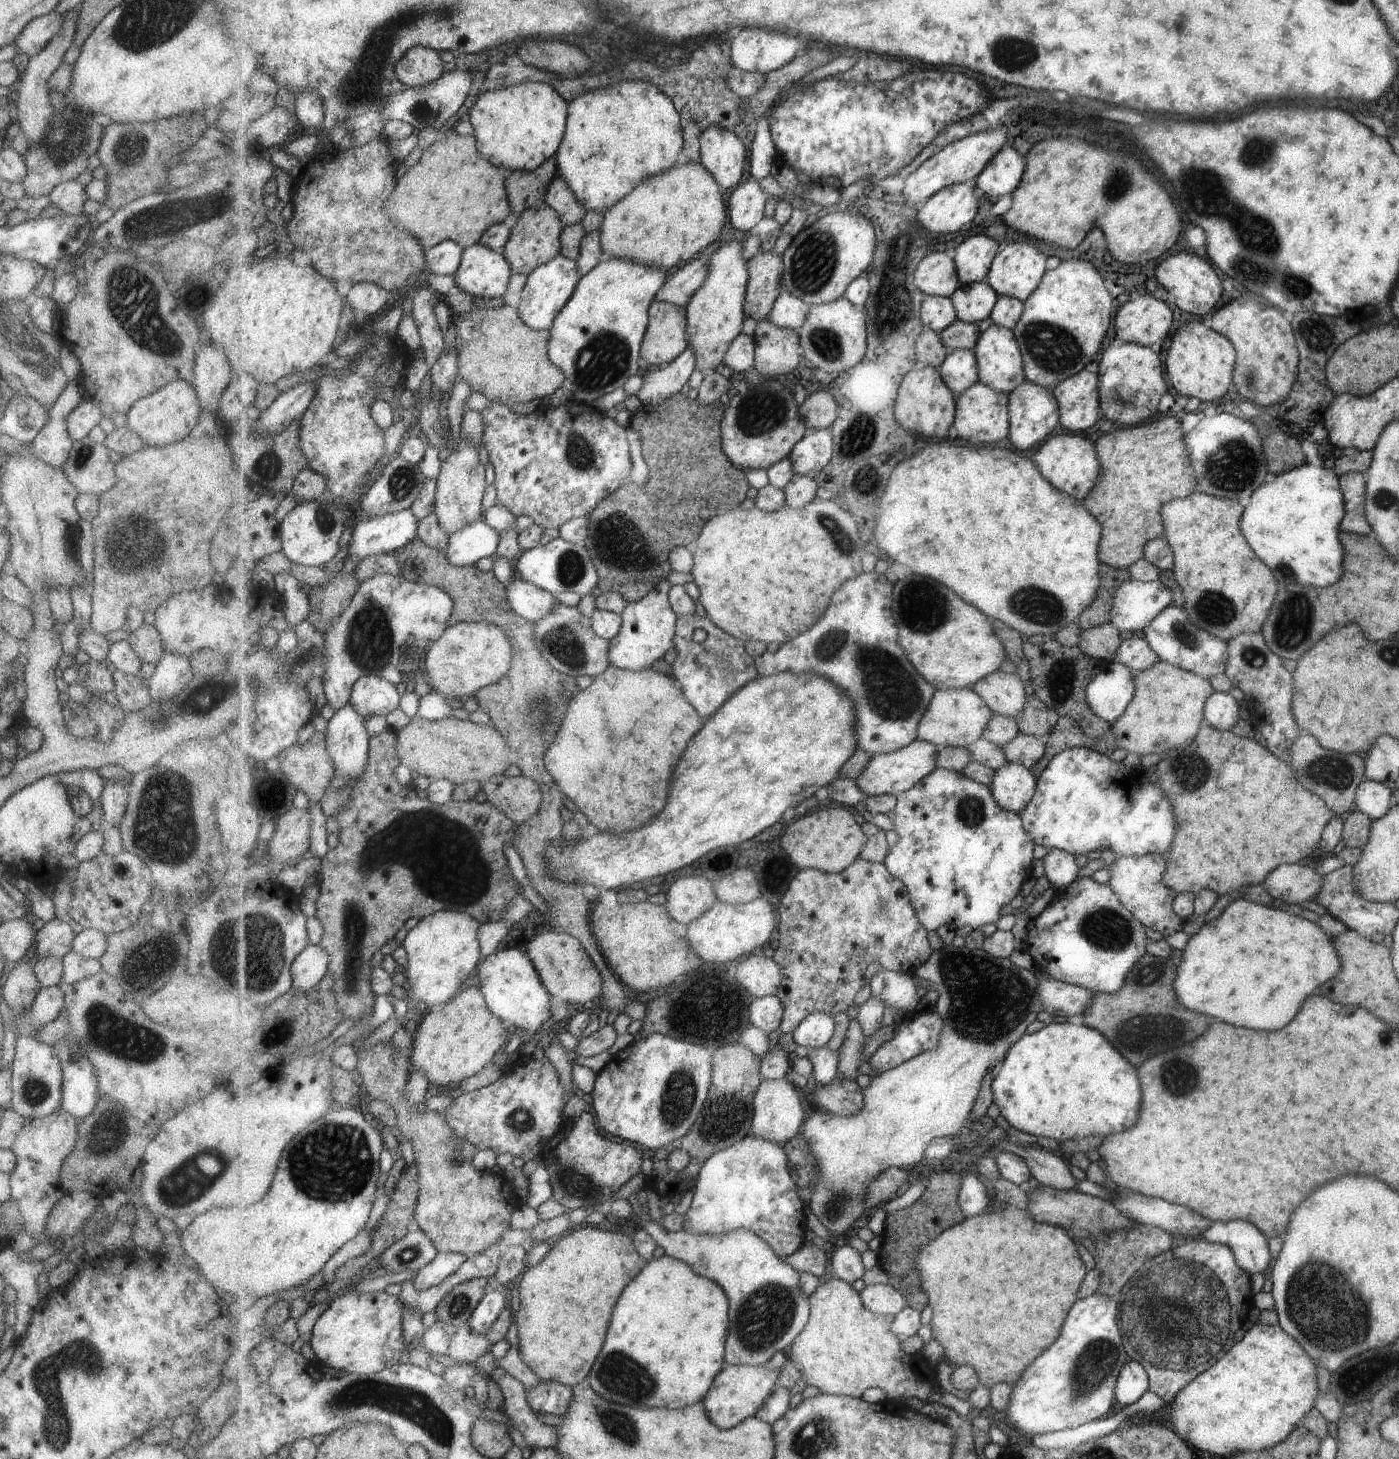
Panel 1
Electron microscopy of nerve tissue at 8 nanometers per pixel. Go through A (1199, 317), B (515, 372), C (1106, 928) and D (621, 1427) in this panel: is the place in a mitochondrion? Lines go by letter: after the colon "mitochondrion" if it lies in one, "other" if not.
A: other
B: other
C: mitochondrion
D: mitochondrion

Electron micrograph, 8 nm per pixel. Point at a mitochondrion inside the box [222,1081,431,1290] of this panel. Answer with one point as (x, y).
(334, 1164)

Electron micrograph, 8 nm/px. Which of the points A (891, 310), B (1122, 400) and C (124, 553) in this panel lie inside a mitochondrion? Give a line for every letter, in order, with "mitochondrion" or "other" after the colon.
A: mitochondrion
B: mitochondrion
C: mitochondrion

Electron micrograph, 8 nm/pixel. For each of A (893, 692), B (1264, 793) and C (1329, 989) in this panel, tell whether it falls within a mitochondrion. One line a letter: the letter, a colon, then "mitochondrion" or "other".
A: mitochondrion
B: other
C: other

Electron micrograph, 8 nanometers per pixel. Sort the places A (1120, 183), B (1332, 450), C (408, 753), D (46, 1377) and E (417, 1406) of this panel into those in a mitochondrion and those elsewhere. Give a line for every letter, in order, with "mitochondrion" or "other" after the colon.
A: mitochondrion
B: other
C: other
D: mitochondrion
E: mitochondrion

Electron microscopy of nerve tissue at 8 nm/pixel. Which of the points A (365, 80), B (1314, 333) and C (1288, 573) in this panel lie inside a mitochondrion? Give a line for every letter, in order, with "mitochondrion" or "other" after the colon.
A: mitochondrion
B: mitochondrion
C: mitochondrion

